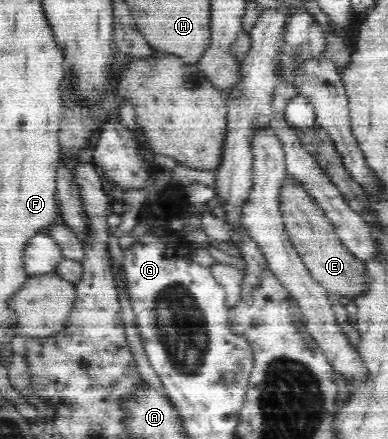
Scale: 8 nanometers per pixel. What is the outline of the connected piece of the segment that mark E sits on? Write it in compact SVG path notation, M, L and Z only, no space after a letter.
M285 182L281 210L285 214L287 234L300 255L302 262L310 275L319 283L327 294L334 297L354 297L354 302L370 291L372 278L368 274L367 264L359 261L341 242L337 236L334 224L326 212L302 188L291 186L292 182Z

